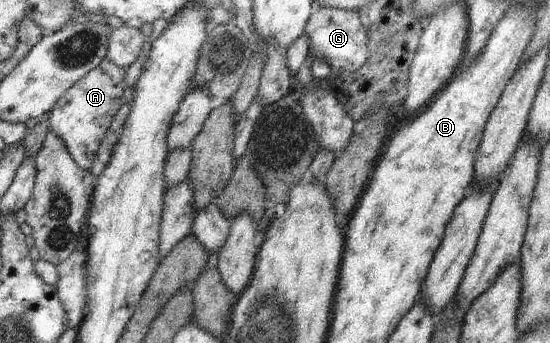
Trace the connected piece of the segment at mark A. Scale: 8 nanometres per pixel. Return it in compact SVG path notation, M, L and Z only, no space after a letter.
M106 59L82 79L79 79L59 99L53 110L48 114L49 130L63 141L69 156L78 164L79 168L89 170L93 157L99 145L109 130L115 115L121 106L121 97L124 93L124 78L126 71L117 68L109 59Z

